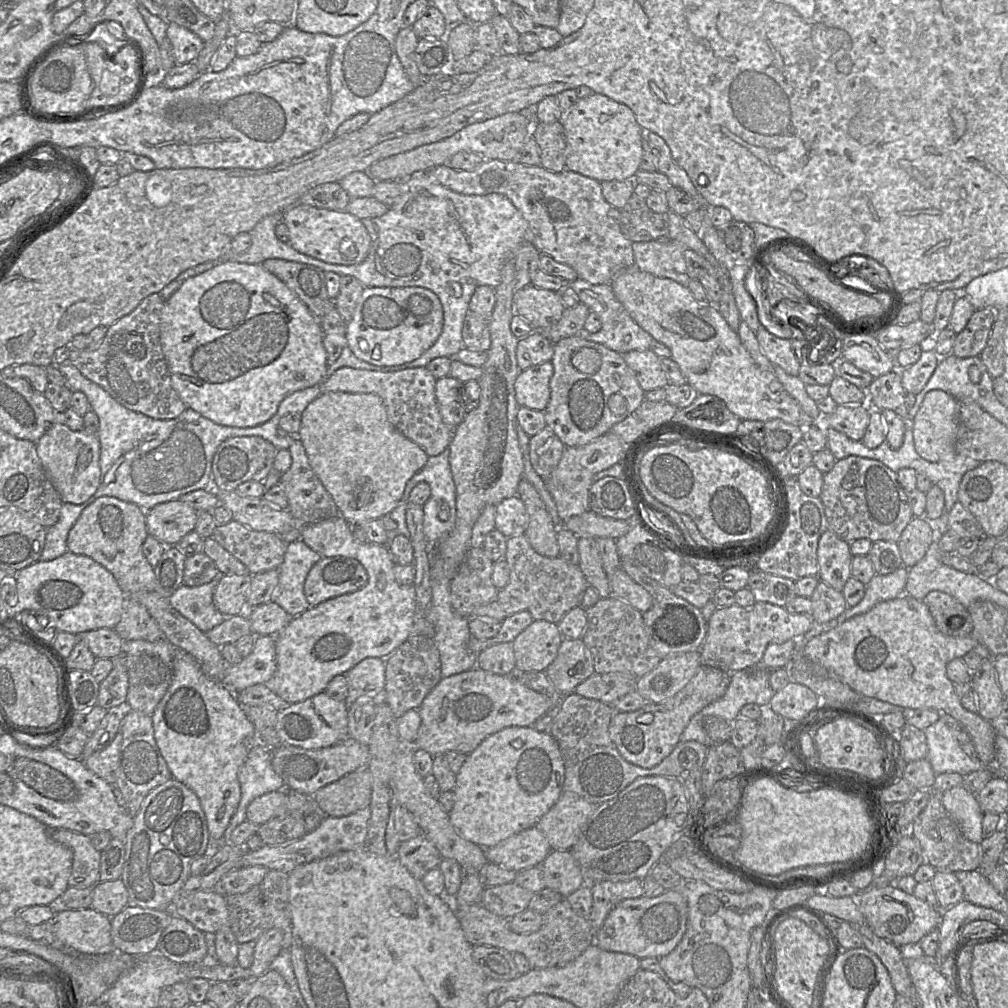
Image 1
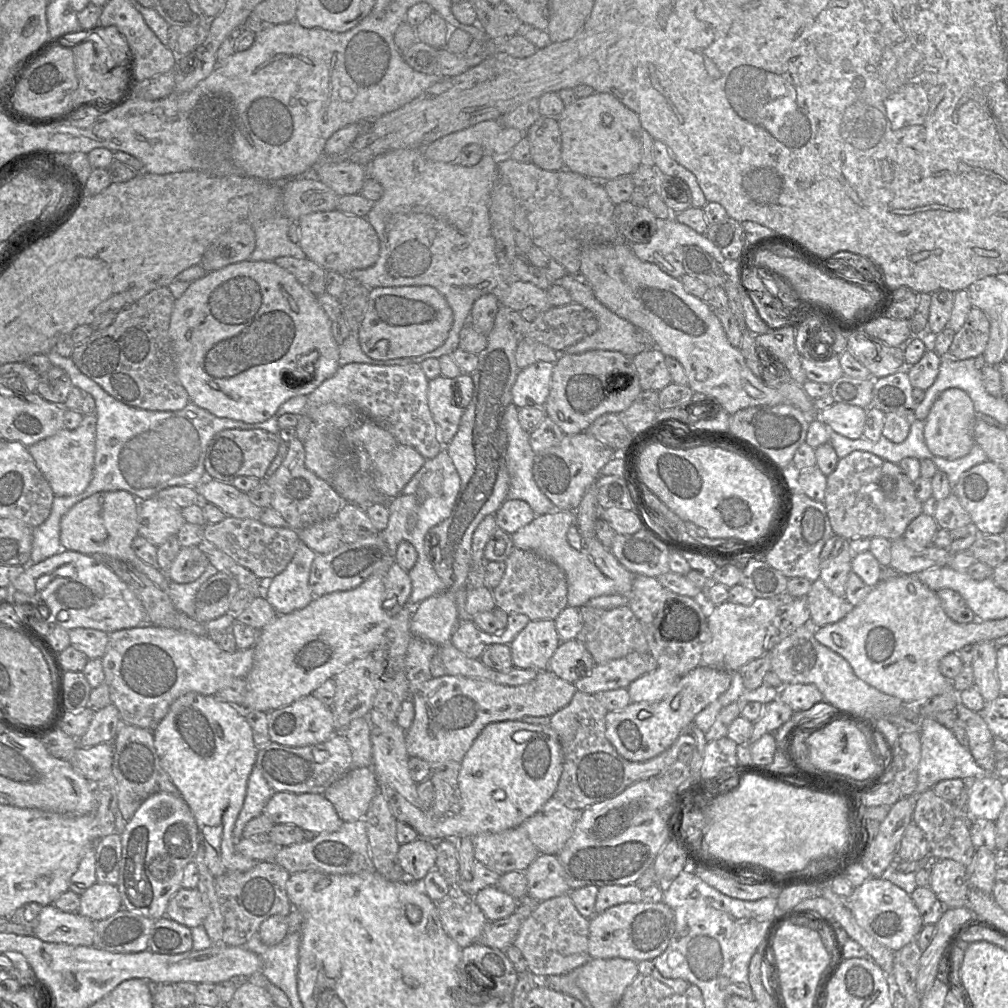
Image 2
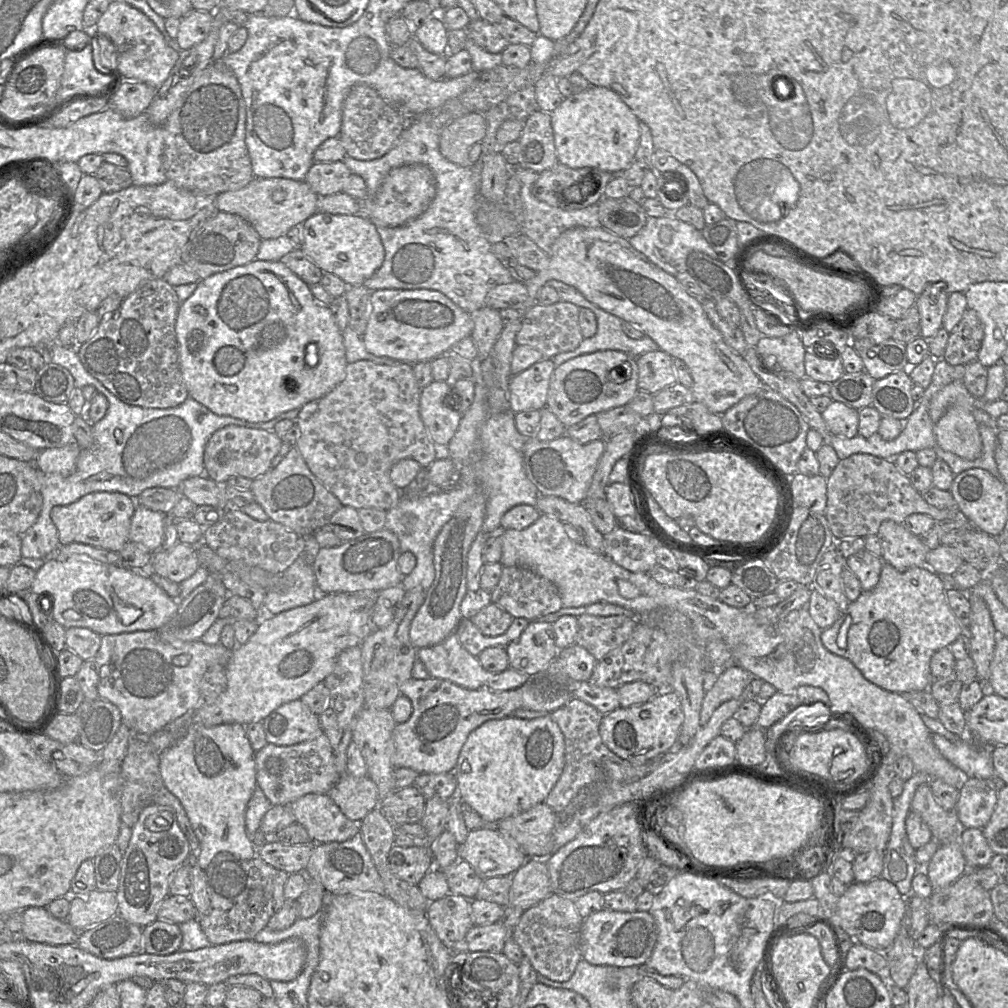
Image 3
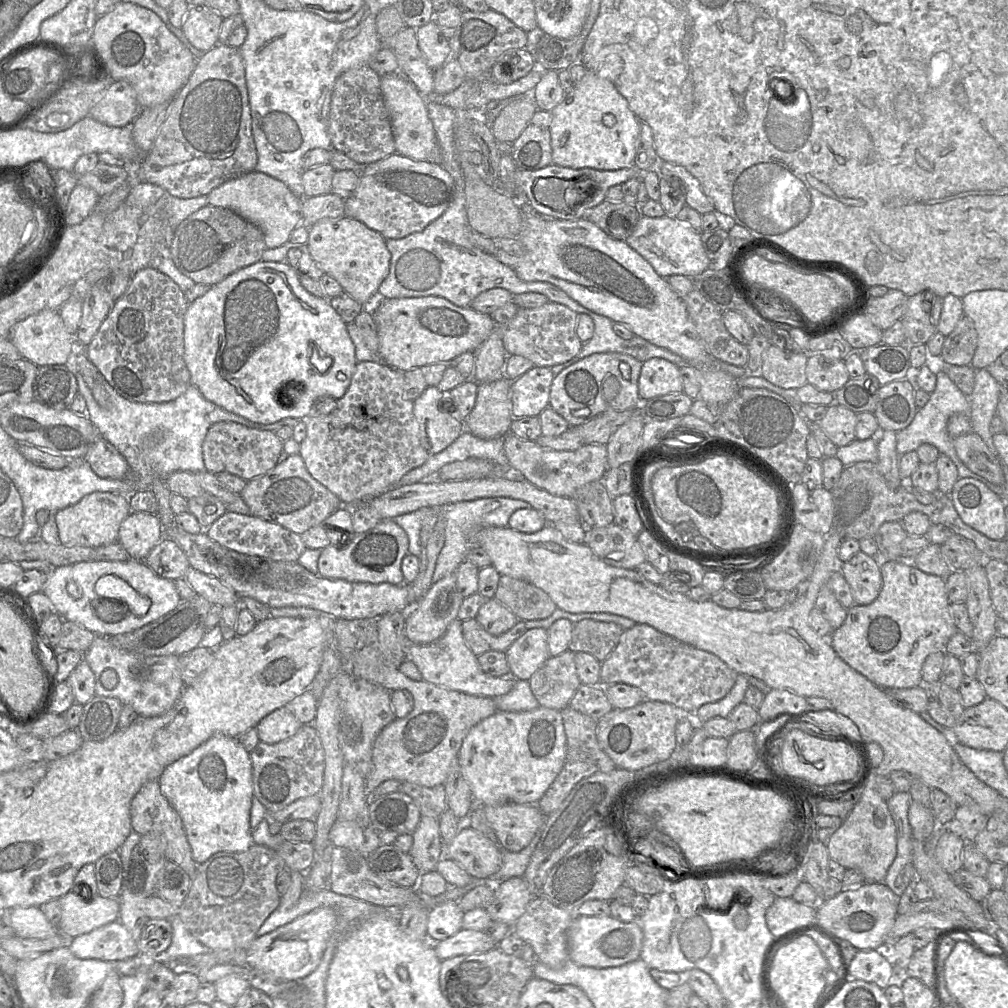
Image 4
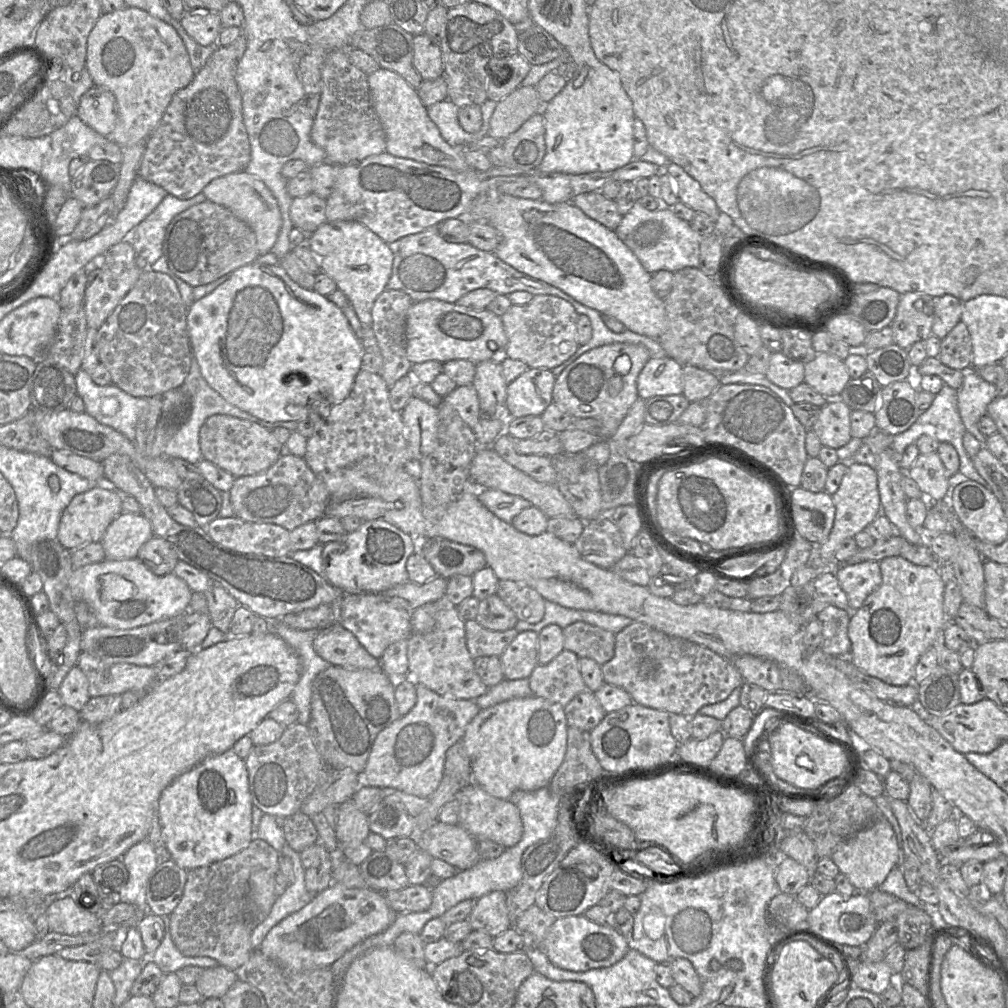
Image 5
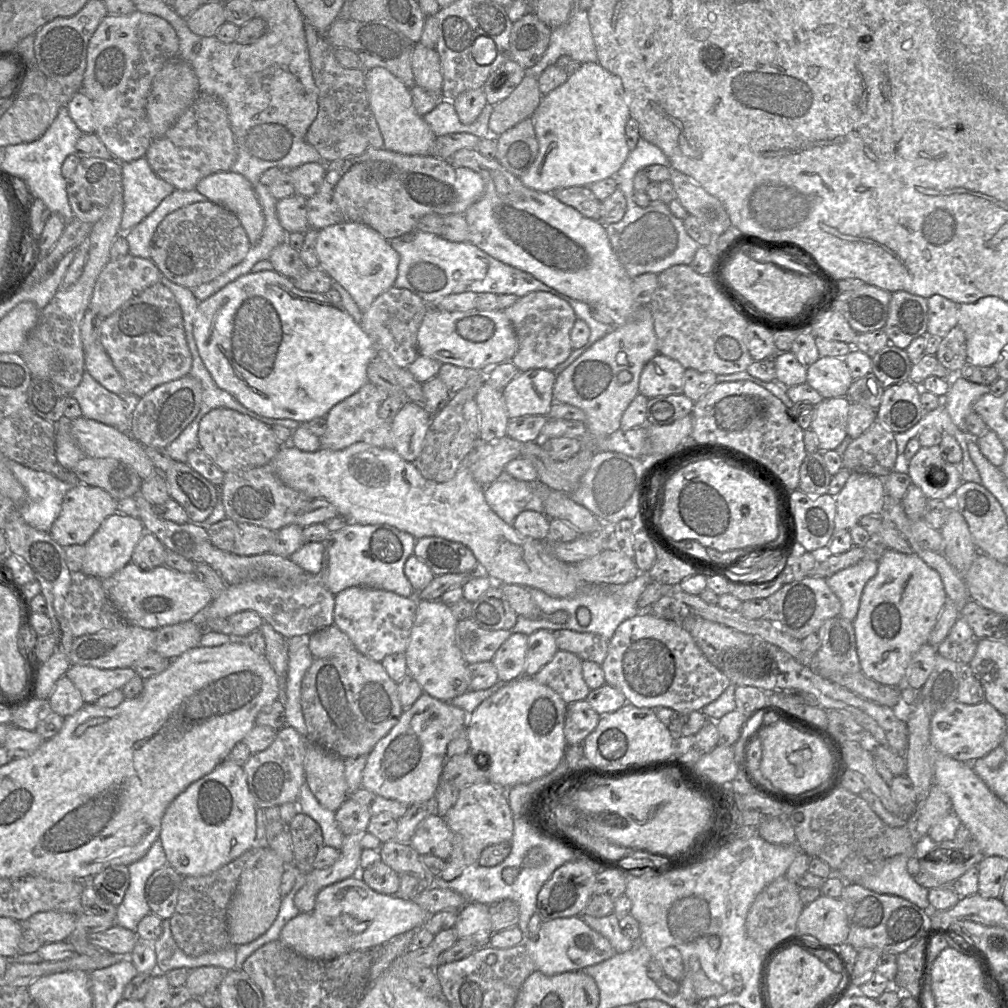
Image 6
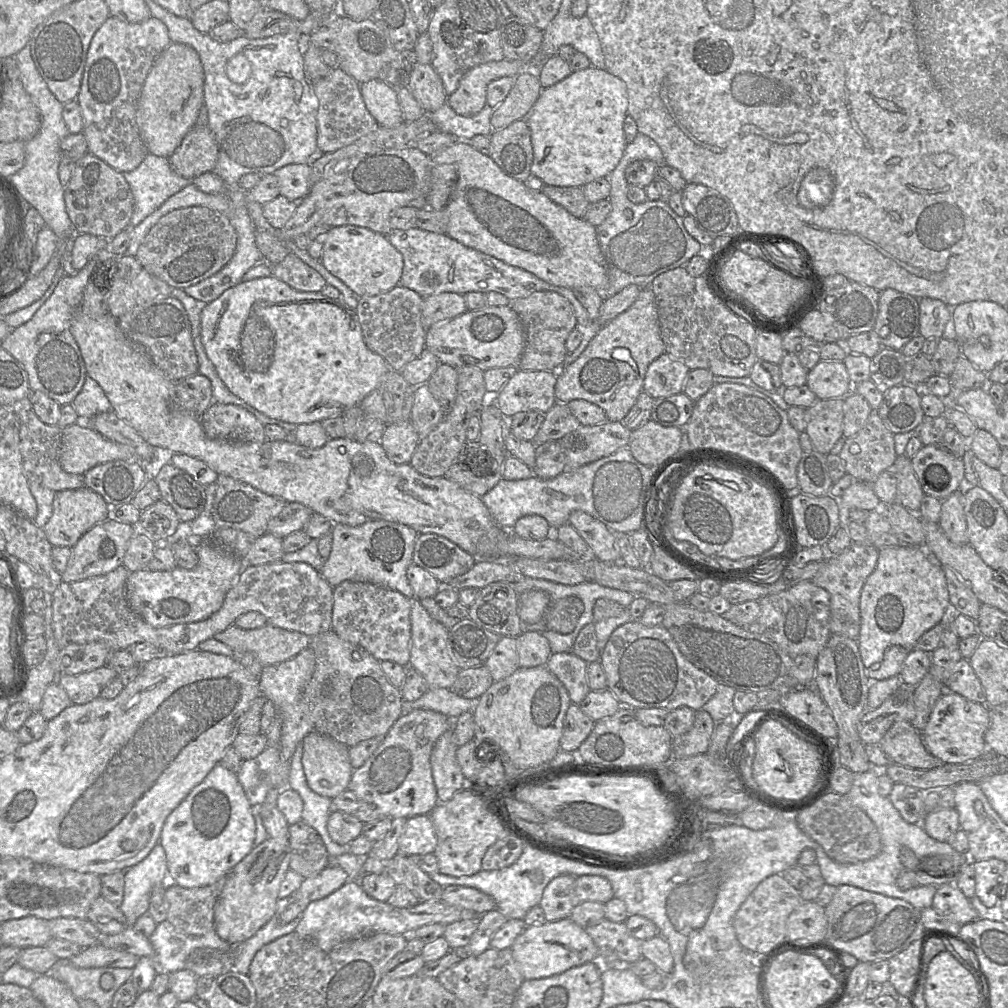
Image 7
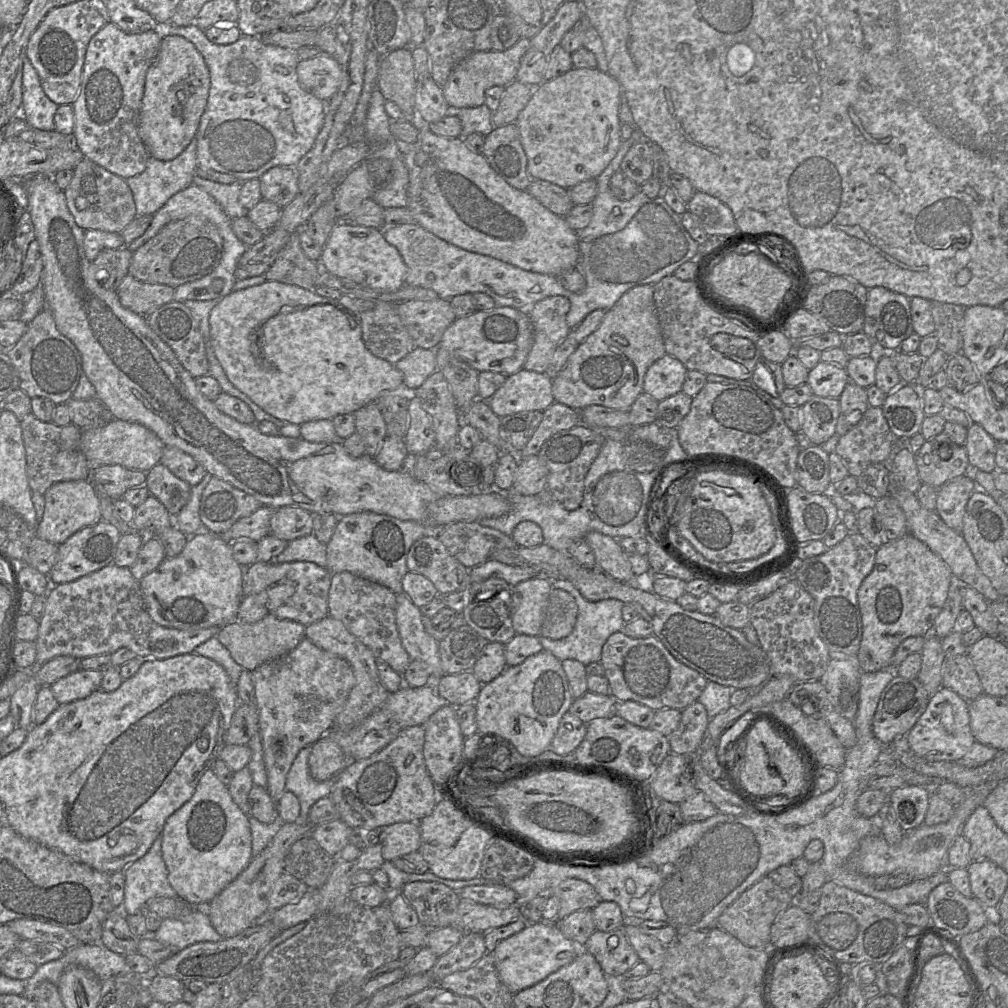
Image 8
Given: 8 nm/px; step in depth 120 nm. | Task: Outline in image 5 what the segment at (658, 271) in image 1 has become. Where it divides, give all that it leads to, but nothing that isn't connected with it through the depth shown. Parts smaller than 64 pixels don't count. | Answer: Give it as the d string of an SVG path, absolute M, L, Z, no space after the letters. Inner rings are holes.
M637 201L623 216L614 232L650 274L661 270L675 273L686 267L698 268L702 239L691 228L690 223L677 217L670 207L662 206L658 210L649 211Z

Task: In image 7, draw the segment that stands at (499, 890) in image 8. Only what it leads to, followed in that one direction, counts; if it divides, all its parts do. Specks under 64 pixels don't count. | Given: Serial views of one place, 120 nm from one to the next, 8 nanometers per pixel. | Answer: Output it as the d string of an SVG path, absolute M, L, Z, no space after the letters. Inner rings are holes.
M457 885L444 887L441 901L477 915L496 909L496 903L491 896L474 888Z

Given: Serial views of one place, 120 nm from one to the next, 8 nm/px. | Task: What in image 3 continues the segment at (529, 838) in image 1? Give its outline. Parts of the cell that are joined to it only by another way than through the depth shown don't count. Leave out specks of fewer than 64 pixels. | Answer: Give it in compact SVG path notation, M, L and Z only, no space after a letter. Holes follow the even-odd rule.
M489 825L469 831L466 841L458 846L458 857L467 861L483 880L512 876L527 861L526 855L510 838L506 838L496 826Z

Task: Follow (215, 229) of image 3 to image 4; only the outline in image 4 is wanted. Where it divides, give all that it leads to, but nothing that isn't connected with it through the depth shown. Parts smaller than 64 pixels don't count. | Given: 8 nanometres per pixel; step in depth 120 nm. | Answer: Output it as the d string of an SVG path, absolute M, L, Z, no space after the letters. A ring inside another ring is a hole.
M206 205L175 229L168 256L177 269L195 283L214 285L238 269L261 261L265 249L259 227L232 210Z

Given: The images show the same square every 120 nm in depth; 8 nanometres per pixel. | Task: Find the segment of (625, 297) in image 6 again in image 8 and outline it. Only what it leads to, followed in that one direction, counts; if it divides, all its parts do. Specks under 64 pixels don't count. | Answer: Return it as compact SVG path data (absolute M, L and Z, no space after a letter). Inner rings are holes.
M397 49L380 57L377 88L385 100L398 105L404 119L418 130L416 142L407 146L402 153L409 172L406 207L414 215L416 224L450 244L496 258L523 270L557 277L577 266L580 257L578 237L564 217L547 209L526 190L509 185L491 168L482 154L472 151L465 144L463 138L437 136L429 130L429 124L418 117L414 104L416 73L411 49Z

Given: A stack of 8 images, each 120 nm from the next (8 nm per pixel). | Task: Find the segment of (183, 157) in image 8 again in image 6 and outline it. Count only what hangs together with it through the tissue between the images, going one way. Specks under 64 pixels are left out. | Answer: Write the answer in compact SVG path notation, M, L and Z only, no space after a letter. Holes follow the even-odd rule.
M145 157L121 165L124 210L120 230L126 233L152 213L175 188L153 172Z

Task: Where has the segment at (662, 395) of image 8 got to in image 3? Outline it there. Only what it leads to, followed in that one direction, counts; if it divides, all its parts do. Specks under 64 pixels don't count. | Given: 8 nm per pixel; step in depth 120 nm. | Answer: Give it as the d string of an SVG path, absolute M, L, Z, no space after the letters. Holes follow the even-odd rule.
M662 350L637 357L636 364L640 391L654 395L677 382L673 357Z

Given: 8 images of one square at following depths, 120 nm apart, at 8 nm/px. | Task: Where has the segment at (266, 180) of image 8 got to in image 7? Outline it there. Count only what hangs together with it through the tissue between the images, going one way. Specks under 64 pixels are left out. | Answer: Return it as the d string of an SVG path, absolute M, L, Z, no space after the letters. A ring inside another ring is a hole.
M289 164L274 172L280 195L293 202L302 200L311 189L311 164Z

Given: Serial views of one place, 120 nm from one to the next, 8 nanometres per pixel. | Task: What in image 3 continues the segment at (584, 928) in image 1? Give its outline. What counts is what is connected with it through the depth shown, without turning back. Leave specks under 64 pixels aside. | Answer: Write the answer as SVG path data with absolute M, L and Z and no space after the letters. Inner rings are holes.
M448 893L428 904L427 917L432 929L446 945L462 940L474 926L471 916L471 900ZM551 893L538 904L525 910L519 923L511 932L512 939L520 946L538 974L556 982L568 981L581 954L581 930L584 918L578 913L572 900Z

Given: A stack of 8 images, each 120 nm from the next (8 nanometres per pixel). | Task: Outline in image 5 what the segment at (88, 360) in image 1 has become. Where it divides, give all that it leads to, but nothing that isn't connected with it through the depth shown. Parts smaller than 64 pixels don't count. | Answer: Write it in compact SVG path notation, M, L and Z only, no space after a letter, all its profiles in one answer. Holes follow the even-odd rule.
M144 269L132 289L97 329L99 362L109 371L112 383L134 397L152 397L179 388L192 361L187 311L177 285L167 274Z

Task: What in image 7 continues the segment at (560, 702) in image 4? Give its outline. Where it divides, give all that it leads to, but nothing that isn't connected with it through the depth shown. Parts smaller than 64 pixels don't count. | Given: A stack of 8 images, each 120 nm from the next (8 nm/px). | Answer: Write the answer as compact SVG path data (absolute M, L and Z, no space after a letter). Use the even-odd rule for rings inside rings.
M571 652L552 654L546 663L548 670L565 686L572 704L578 705L590 691L587 665Z

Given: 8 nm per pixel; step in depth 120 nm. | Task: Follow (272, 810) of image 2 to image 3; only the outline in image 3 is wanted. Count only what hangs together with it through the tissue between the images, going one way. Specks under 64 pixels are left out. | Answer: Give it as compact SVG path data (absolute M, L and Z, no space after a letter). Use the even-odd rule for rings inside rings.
M309 793L293 801L290 808L295 817L295 823L302 825L314 843L344 842L360 833L359 823L348 819L327 794Z

